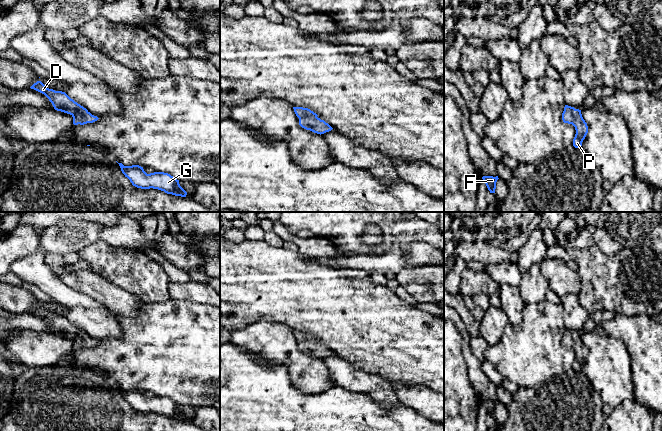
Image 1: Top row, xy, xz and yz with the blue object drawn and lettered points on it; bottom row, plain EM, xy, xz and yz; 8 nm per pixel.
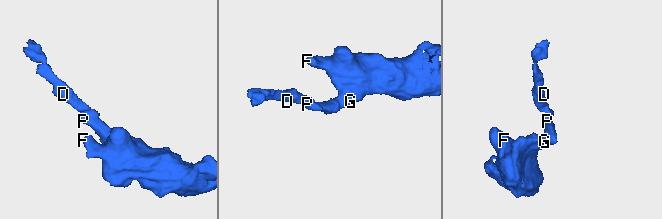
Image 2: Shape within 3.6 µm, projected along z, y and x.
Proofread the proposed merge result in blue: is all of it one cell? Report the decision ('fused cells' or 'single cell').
single cell

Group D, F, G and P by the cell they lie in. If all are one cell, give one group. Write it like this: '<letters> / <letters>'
D F G P

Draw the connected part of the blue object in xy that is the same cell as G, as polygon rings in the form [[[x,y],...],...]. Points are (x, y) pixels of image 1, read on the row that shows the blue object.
[[[118,163],[122,173],[133,186],[141,189],[158,189],[167,194],[186,197],[187,192],[180,186],[179,180],[168,173],[154,172],[147,174],[139,165],[124,166]]]

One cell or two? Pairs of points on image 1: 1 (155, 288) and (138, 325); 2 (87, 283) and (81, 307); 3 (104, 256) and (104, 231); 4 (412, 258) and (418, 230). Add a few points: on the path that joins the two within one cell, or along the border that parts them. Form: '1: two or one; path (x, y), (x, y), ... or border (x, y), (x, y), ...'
1: two; border (169, 297), (159, 302), (142, 303)
2: two; border (63, 283), (74, 290), (89, 295), (104, 306)
3: two; border (100, 239), (115, 246), (122, 246), (126, 250)
4: two; border (393, 242), (406, 245), (423, 240), (433, 247)

